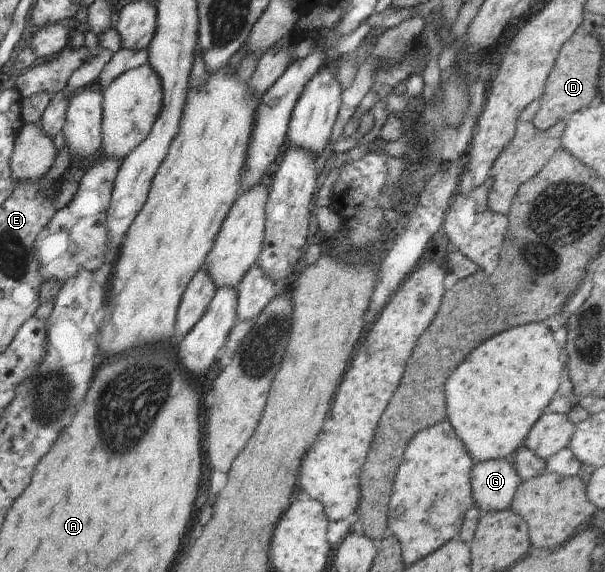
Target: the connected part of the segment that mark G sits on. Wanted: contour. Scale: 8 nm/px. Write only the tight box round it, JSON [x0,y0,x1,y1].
[470,459,522,513]

